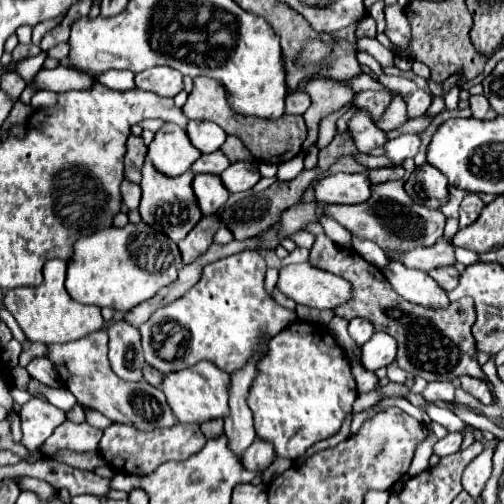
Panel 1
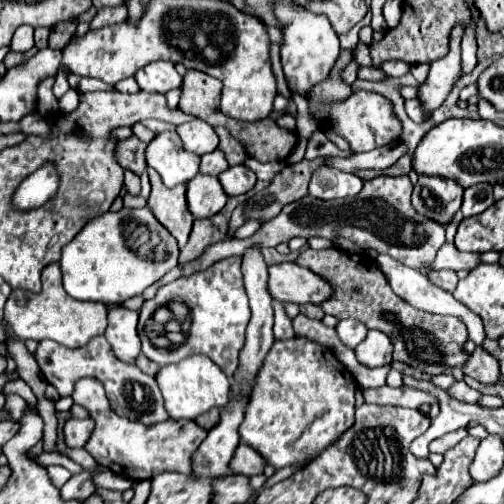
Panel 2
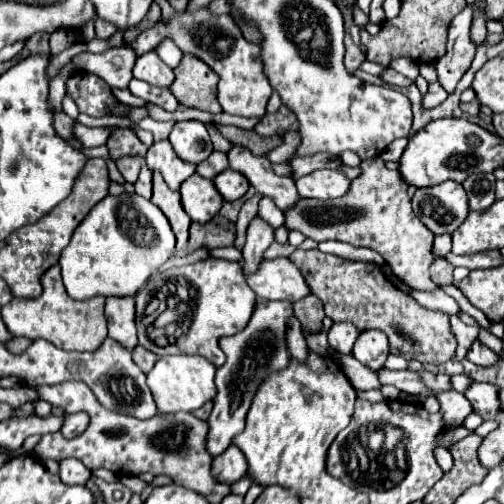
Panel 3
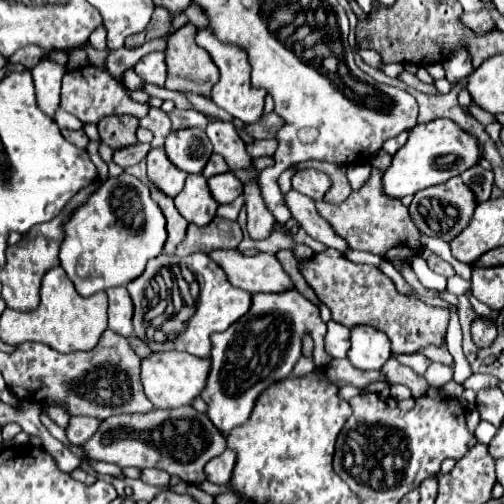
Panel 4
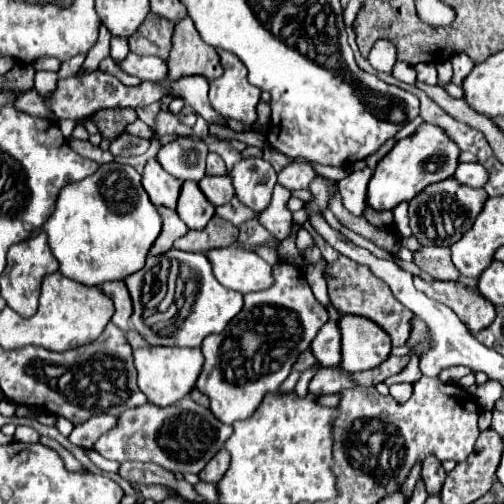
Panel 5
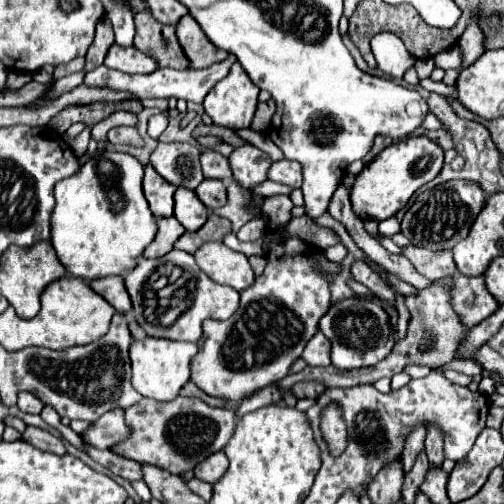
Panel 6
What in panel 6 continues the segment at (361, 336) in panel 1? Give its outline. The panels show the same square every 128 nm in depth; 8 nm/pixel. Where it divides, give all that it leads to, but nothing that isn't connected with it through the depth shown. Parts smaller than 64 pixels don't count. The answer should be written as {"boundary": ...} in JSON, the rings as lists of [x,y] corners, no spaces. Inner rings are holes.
{"boundary":[[[316,332],[316,336],[306,344],[302,358],[308,362],[308,366],[328,366],[330,364],[330,340]]]}

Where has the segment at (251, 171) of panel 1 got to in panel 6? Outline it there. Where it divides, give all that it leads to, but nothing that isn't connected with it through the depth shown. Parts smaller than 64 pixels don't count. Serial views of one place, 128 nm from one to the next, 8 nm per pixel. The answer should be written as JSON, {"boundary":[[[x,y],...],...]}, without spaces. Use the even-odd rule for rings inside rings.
{"boundary":[[[204,178],[202,184],[196,188],[196,194],[208,210],[216,210],[226,204],[226,186],[220,180]]]}

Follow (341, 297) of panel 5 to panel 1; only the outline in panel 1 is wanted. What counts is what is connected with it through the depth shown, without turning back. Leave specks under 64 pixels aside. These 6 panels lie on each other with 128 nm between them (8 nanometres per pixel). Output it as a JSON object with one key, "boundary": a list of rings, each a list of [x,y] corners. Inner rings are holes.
{"boundary":[[[308,224],[306,230],[316,236],[316,242],[310,250],[310,264],[316,268],[334,272],[352,282],[352,300],[338,306],[334,314],[346,320],[352,320],[356,316],[368,318],[376,330],[388,332],[398,342],[396,364],[414,376],[420,376],[428,382],[432,380],[452,382],[464,374],[478,380],[488,380],[476,360],[476,346],[470,332],[476,320],[476,308],[472,300],[456,300],[456,302],[450,302],[448,308],[424,308],[424,306],[412,304],[392,290],[382,270],[366,262],[354,250],[334,244],[324,234],[320,224]]]}

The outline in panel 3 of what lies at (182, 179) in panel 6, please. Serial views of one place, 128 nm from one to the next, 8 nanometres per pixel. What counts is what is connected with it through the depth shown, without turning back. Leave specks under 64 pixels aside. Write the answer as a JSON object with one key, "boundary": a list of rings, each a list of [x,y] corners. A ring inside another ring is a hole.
{"boundary":[[[176,122],[170,142],[176,154],[192,164],[200,164],[212,154],[212,142],[202,122]]]}

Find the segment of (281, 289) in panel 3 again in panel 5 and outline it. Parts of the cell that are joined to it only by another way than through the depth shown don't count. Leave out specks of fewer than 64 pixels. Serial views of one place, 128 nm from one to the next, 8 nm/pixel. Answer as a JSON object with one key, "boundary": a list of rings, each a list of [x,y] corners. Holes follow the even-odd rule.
{"boundary":[[[228,246],[228,248],[214,248],[206,256],[212,262],[212,270],[214,270],[216,280],[230,290],[248,294],[248,292],[258,292],[258,290],[272,286],[272,266],[250,250],[244,250],[238,246]]]}

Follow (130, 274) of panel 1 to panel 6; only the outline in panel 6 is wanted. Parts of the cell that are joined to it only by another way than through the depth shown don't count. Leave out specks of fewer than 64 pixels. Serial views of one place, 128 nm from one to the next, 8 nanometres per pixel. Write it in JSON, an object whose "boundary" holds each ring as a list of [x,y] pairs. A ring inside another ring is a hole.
{"boundary":[[[102,152],[100,156],[90,158],[80,168],[78,174],[60,180],[54,186],[56,206],[52,210],[50,242],[56,250],[60,264],[64,264],[70,276],[86,278],[86,280],[96,280],[112,274],[124,276],[138,264],[138,258],[142,256],[144,248],[156,236],[156,218],[152,216],[142,192],[142,174],[144,168],[134,156],[122,152]]]}

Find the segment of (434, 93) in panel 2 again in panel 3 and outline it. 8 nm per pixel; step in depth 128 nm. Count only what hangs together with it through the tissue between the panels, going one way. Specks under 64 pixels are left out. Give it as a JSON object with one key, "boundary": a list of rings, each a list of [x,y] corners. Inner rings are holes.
{"boundary":[[[466,6],[452,20],[448,30],[448,50],[440,60],[434,62],[438,72],[438,82],[444,86],[448,94],[456,88],[456,84],[460,82],[464,72],[470,68],[476,54],[476,46],[470,40],[470,24],[472,24],[474,12],[476,12],[474,6]]]}

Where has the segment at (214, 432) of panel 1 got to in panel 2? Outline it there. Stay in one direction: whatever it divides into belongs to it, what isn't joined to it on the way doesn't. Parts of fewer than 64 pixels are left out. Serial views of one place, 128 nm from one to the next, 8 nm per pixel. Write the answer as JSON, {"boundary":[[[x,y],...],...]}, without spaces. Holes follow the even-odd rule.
{"boundary":[[[214,408],[214,410],[210,410],[210,412],[202,414],[202,416],[198,416],[198,418],[196,418],[196,422],[198,422],[204,430],[210,430],[210,428],[214,428],[214,424],[218,422],[218,418],[220,418],[218,414],[220,414],[220,412]]]}

